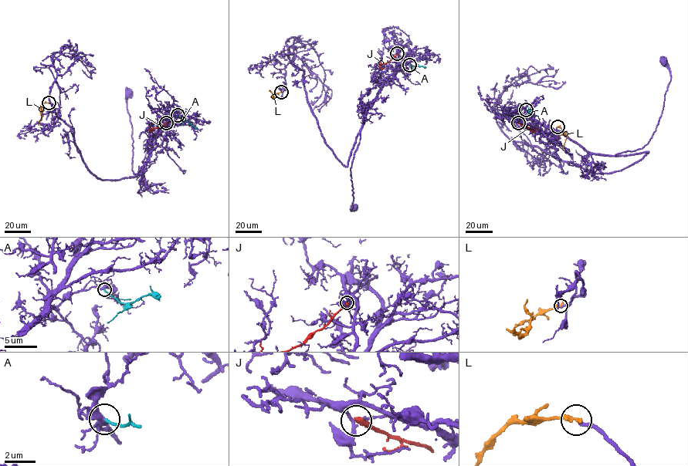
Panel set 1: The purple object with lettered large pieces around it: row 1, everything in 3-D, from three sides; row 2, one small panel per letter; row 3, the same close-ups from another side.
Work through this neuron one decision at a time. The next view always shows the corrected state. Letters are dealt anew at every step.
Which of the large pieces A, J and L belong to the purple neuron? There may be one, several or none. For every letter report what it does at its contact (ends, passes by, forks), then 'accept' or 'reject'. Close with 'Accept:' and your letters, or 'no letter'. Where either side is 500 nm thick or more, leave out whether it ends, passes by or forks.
A: it ends there; reject
J: reject
L: it ends there; reject
Accept: no letter

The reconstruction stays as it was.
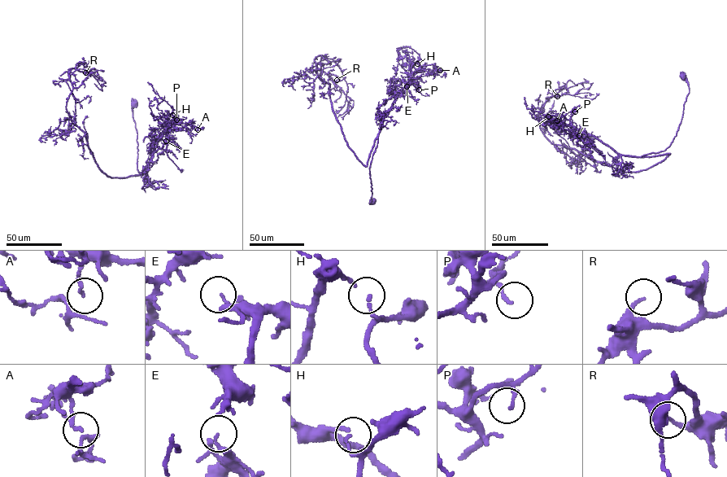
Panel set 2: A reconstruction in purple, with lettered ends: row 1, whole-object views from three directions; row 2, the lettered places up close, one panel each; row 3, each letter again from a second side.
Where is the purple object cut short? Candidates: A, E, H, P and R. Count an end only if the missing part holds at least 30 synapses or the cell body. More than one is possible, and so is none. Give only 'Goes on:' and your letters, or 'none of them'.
Goes on: E

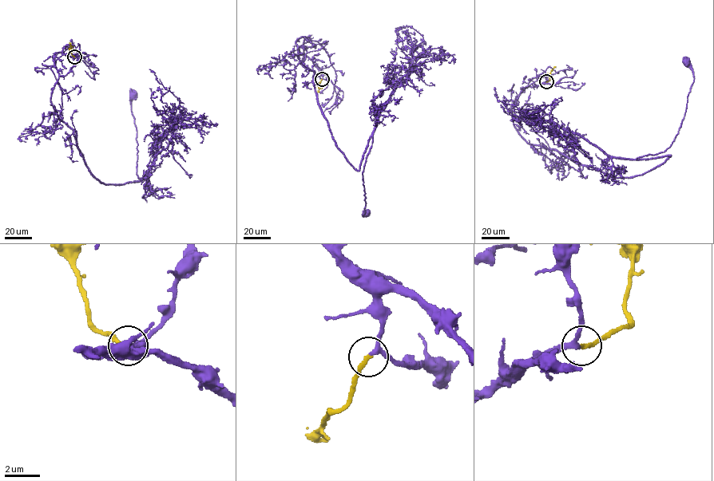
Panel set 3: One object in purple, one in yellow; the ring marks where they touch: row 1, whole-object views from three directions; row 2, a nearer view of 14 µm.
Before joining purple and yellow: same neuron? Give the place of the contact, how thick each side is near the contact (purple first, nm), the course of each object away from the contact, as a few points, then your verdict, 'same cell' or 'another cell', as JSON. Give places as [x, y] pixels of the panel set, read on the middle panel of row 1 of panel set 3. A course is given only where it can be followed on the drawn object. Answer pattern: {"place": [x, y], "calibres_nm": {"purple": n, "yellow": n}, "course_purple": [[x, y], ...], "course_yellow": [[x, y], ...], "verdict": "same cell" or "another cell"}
{"place": [322, 79], "calibres_nm": {"purple": 240, "yellow": 240}, "course_purple": [[322, 79], [304, 53], [307, 37], [298, 38], [333, 139], [357, 170], [372, 135], [366, 213]], "course_yellow": [[322, 79], [318, 92]], "verdict": "same cell"}

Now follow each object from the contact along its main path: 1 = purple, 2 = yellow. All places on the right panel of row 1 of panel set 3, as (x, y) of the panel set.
1: (546, 82), (515, 100), (518, 133), (632, 177), (670, 155), (634, 159), (678, 133), (687, 61)
2: (546, 81), (549, 80), (550, 71), (556, 67)

